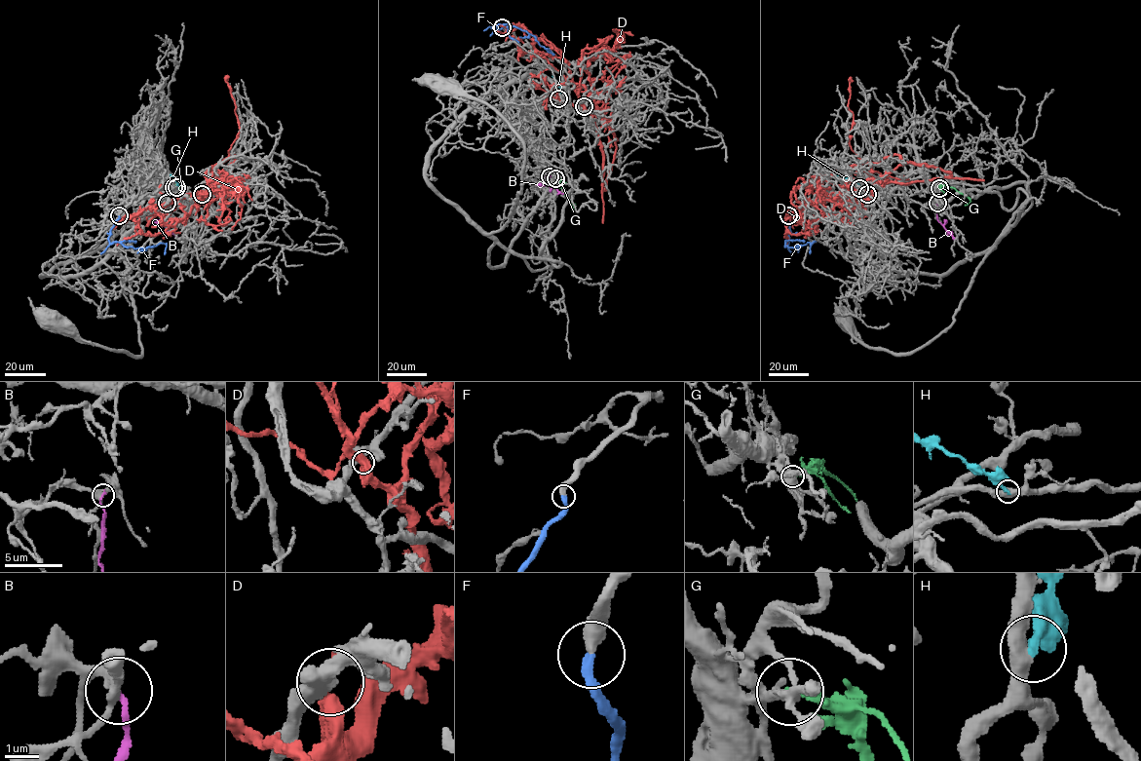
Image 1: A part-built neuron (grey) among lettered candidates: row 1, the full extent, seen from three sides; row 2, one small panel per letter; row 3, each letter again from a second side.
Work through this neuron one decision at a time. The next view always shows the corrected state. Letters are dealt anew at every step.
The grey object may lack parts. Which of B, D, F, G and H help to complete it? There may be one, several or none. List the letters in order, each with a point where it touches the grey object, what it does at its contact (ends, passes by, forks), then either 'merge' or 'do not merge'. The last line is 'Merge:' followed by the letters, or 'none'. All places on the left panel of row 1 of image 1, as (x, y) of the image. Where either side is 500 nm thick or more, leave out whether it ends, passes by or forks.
B: meets grey at (167, 203); it ends there; do not merge
D: meets grey at (202, 194); it ends there; do not merge
F: meets grey at (119, 215); it ends there; merge
G: meets grey at (173, 187); it ends there; do not merge
H: meets grey at (176, 187); it ends there; do not merge
Merge: F

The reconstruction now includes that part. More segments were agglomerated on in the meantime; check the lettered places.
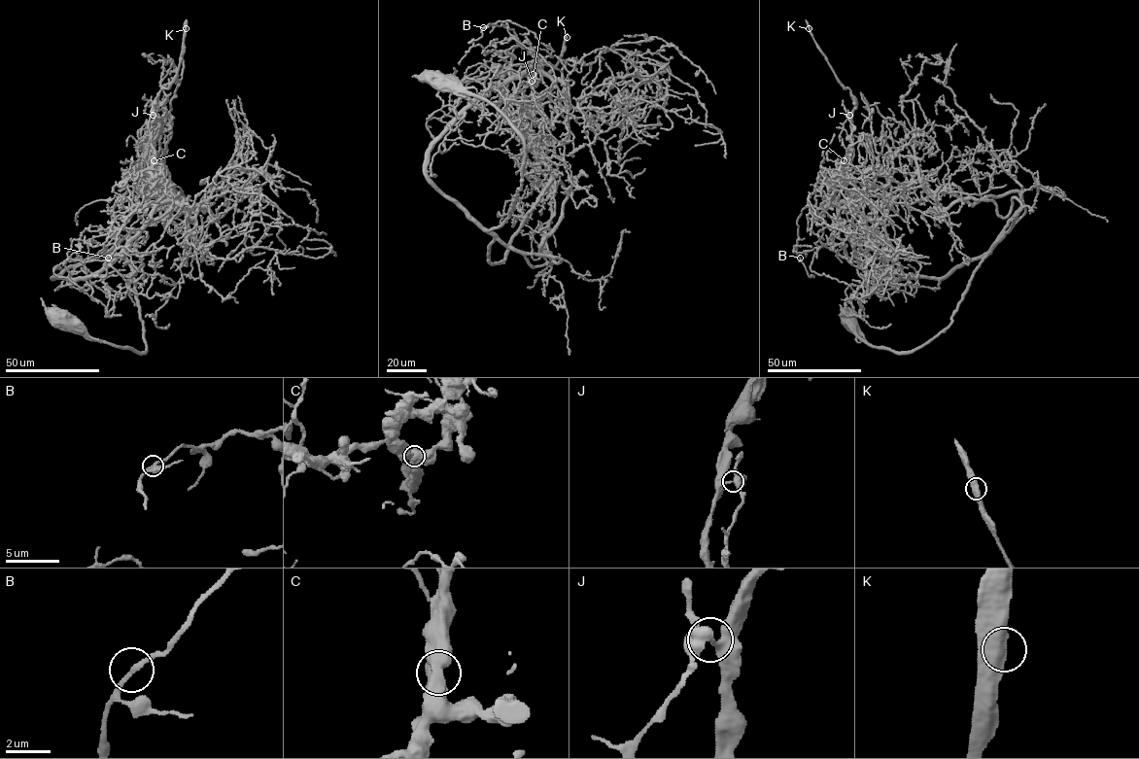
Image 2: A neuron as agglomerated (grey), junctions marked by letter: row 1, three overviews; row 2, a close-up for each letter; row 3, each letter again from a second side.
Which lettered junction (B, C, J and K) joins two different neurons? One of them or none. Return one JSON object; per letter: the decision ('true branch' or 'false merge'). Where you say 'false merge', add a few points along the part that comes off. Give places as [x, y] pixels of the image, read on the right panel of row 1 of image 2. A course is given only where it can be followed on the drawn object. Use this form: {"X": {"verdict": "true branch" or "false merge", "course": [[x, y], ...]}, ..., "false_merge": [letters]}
{"B": {"verdict": "true branch"}, "C": {"verdict": "true branch"}, "J": {"verdict": "false merge", "course": [[849, 115], [855, 106], [854, 98], [850, 90], [838, 79], [806, 19]]}, "K": {"verdict": "true branch"}, "false_merge": ["J"]}

